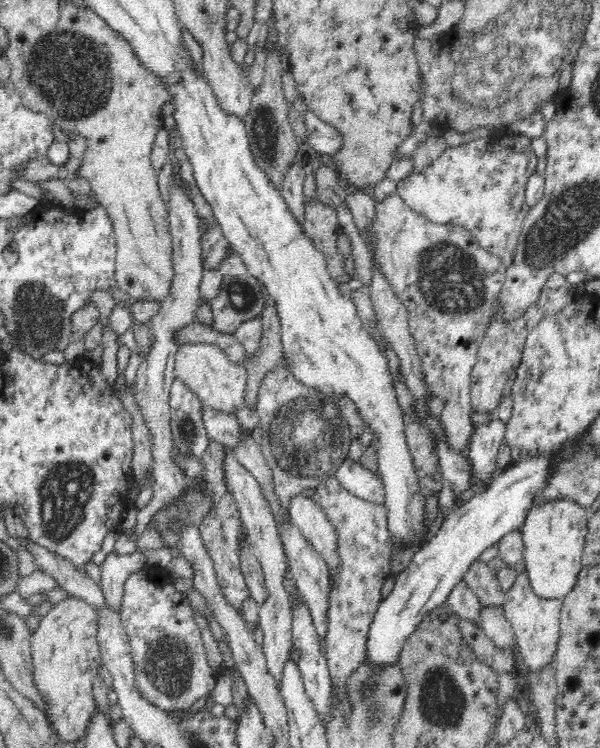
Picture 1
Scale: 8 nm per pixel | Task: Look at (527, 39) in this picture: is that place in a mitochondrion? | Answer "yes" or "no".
yes

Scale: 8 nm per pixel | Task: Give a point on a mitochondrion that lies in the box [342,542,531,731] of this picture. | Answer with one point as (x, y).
(372, 691)

